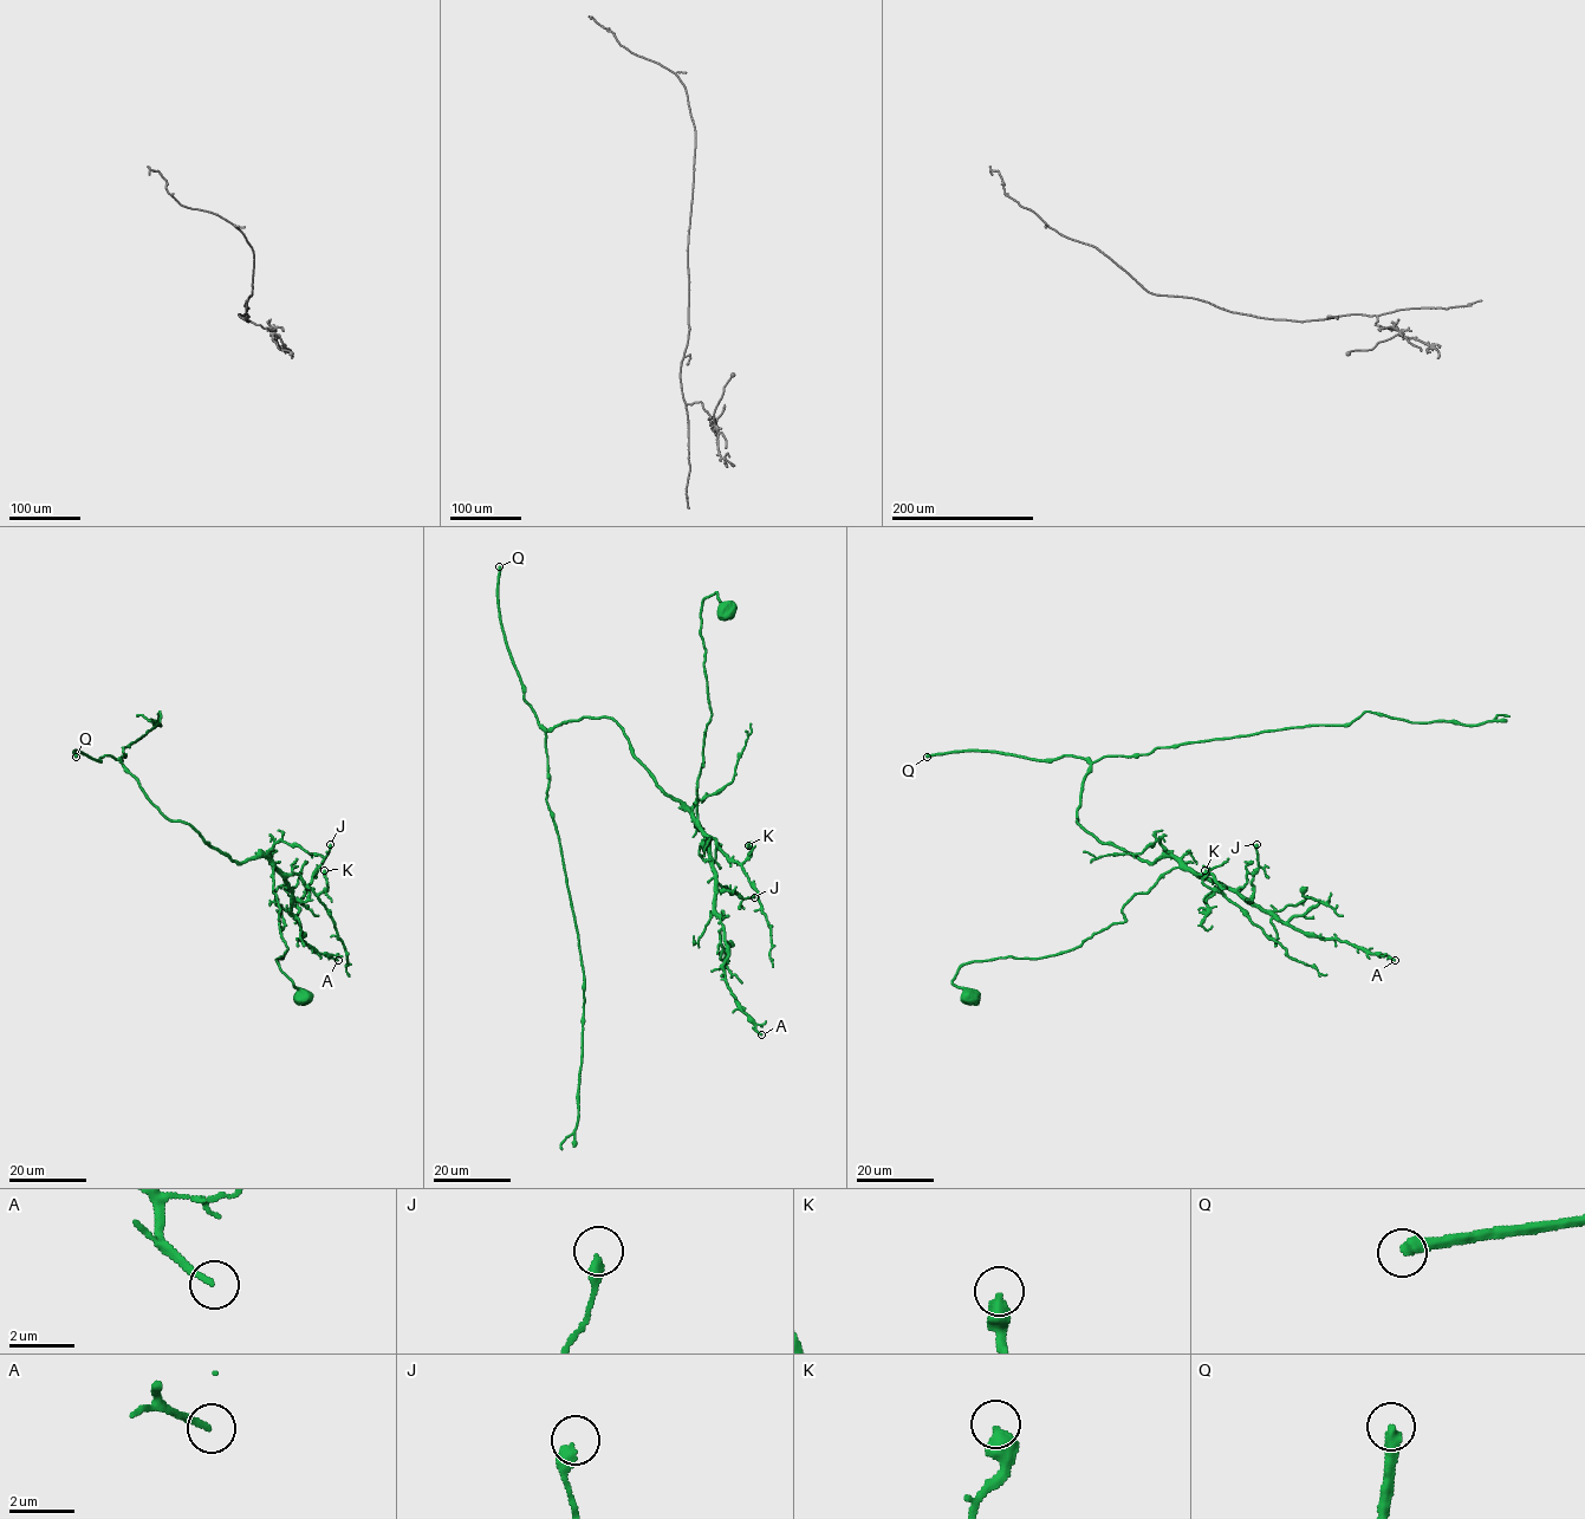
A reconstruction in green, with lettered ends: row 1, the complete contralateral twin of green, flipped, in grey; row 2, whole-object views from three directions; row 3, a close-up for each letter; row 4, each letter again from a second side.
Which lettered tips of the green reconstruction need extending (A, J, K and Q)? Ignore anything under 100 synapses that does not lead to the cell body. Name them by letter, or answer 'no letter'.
Q

